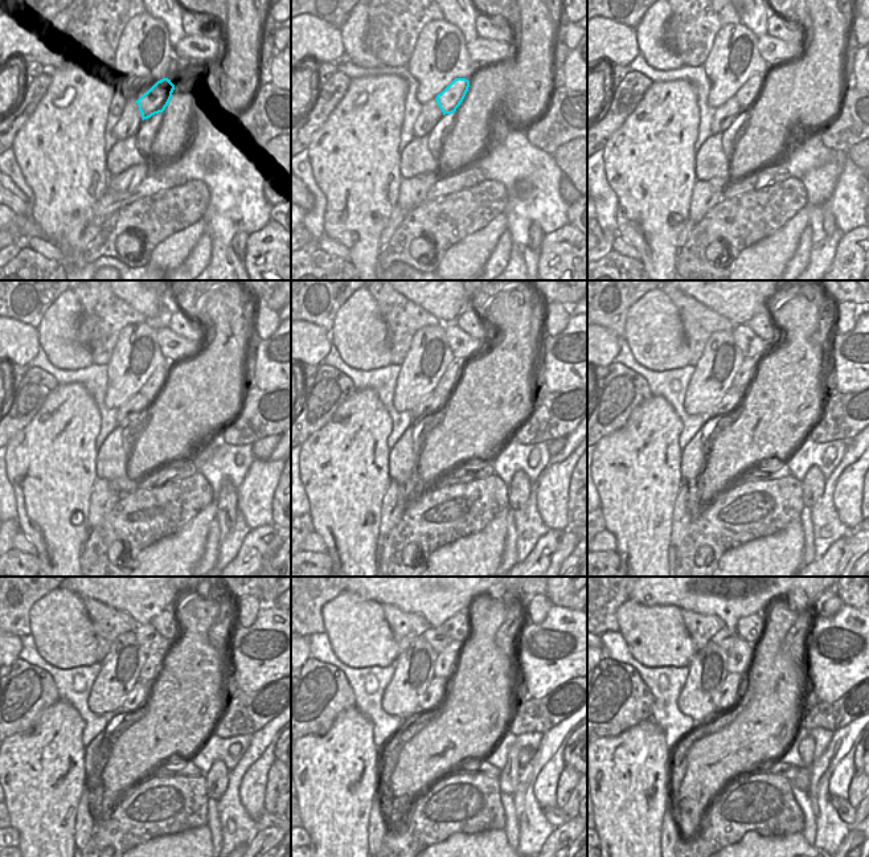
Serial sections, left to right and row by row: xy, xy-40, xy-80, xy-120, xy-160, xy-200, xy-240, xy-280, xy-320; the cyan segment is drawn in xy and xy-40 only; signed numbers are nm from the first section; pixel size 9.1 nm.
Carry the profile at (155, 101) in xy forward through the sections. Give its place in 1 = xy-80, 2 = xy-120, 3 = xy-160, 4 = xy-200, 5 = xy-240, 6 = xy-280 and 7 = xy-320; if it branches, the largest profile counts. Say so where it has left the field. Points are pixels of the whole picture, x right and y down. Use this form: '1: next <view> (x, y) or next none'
1: next xy-80 (746, 95)
2: next xy-120 (155, 385)
3: next xy-160 (451, 377)
4: next xy-200 (742, 380)
5: next xy-240 (150, 671)
6: next xy-280 (446, 663)
7: next xy-320 (740, 656)

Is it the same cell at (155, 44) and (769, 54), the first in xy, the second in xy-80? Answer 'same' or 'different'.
different

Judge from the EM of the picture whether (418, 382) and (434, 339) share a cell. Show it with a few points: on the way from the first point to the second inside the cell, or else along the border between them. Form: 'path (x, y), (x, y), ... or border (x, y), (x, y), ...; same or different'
path (421, 372), (429, 356), (429, 349); same

